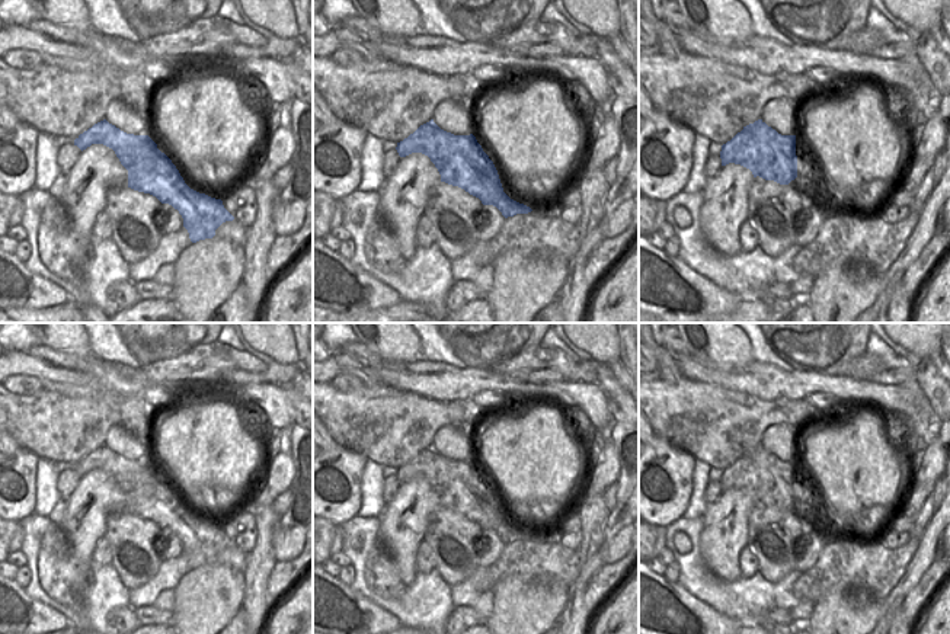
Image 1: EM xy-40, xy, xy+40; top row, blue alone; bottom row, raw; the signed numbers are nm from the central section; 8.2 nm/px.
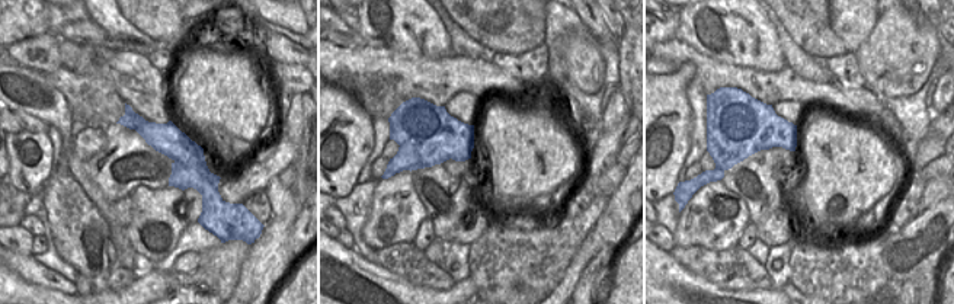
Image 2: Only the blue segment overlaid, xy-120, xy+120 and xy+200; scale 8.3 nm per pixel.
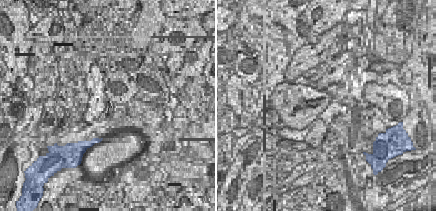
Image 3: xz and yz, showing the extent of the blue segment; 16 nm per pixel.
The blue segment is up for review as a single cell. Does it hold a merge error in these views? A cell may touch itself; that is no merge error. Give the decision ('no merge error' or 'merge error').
merge error

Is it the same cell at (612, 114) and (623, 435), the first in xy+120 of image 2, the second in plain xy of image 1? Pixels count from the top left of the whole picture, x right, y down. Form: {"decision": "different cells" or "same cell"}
{"decision": "different cells"}

